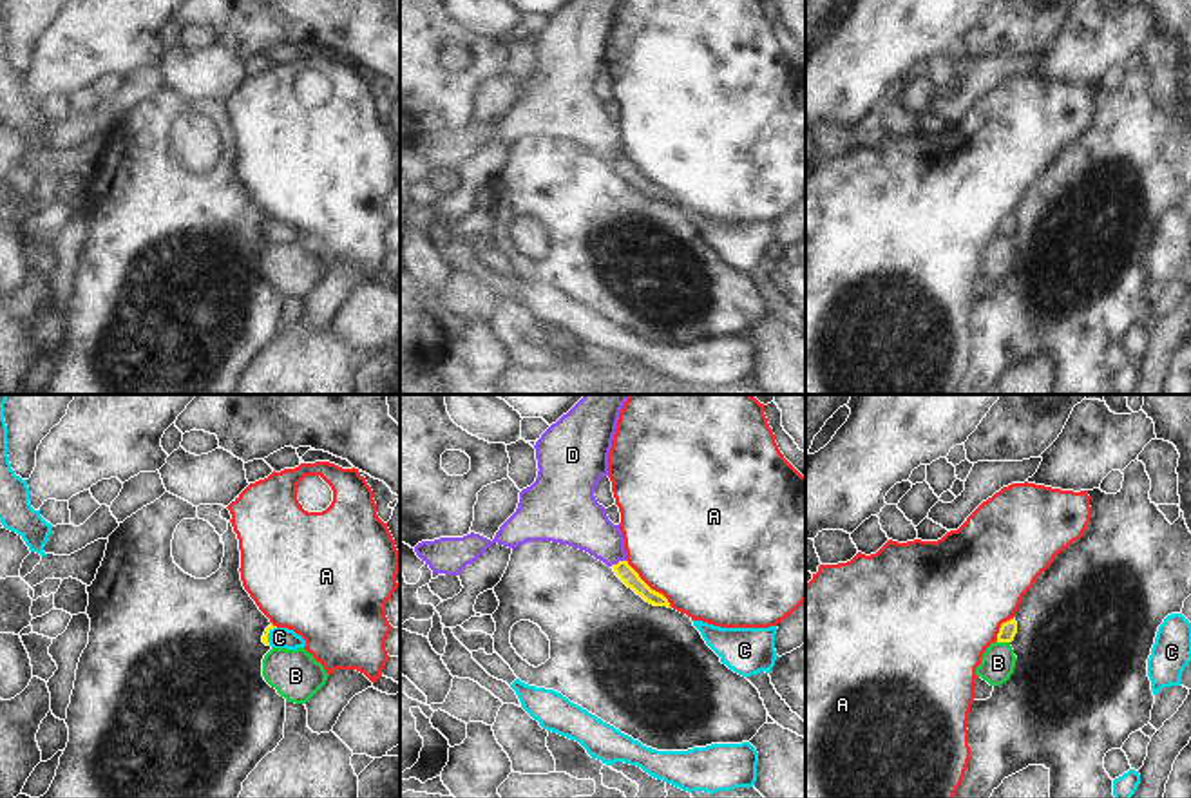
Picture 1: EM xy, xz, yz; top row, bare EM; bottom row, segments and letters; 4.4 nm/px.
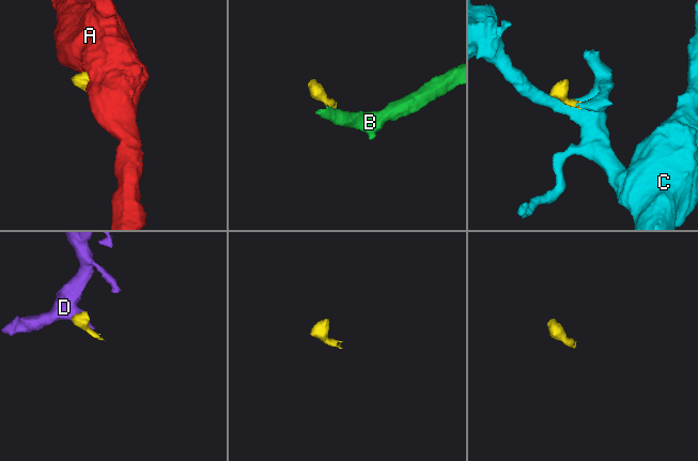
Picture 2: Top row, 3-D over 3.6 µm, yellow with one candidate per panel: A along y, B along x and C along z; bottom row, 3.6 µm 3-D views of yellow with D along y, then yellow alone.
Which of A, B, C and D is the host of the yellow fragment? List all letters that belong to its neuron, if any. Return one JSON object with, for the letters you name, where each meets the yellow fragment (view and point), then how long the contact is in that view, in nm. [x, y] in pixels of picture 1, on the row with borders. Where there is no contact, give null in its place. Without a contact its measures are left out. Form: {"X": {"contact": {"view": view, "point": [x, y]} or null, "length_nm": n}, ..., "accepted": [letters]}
{"C": {"contact": {"view": "xy", "point": [266, 636]}, "length_nm": 90}, "accepted": ["C"]}

